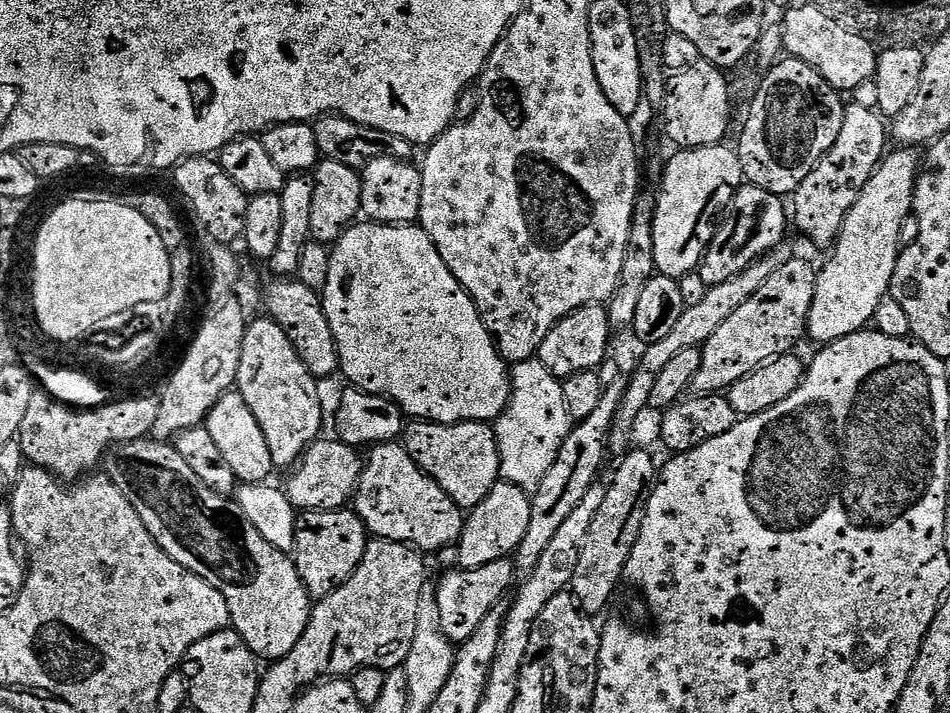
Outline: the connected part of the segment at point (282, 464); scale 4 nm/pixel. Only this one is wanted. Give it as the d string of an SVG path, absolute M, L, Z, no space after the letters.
M270 318L263 319L253 319L244 331L235 387L242 394L242 398L246 398L246 406L250 406L254 418L258 418L262 434L266 434L266 446L270 446L273 469L291 469L304 455L304 451L314 441L321 439L320 427L324 424L324 408L320 405L319 394L316 393L317 377L312 376L306 366L302 366L302 358L298 358L290 338L286 338L286 330L282 330L282 326L278 326L278 322Z

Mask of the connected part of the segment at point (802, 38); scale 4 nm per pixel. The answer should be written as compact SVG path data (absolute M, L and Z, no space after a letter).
M815 6L792 8L785 14L784 48L791 59L814 66L832 88L844 94L851 94L855 88L862 86L862 82L876 75L877 49L866 42L866 38L846 30Z

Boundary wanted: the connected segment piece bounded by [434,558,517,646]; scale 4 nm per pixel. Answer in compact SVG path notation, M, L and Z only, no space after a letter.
M493 558L477 565L477 568L460 568L457 572L446 573L436 588L434 607L440 620L440 629L456 646L466 643L486 613L501 603L500 599L512 584L512 576L517 575L516 565L511 559Z

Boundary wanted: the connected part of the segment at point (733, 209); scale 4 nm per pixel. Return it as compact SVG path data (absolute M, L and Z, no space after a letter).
M745 183L737 188L726 215L719 221L716 236L708 243L706 254L700 259L699 273L708 288L722 282L730 282L754 261L762 259L781 247L784 240L784 227L790 224L786 204L779 196L762 190L758 186Z

